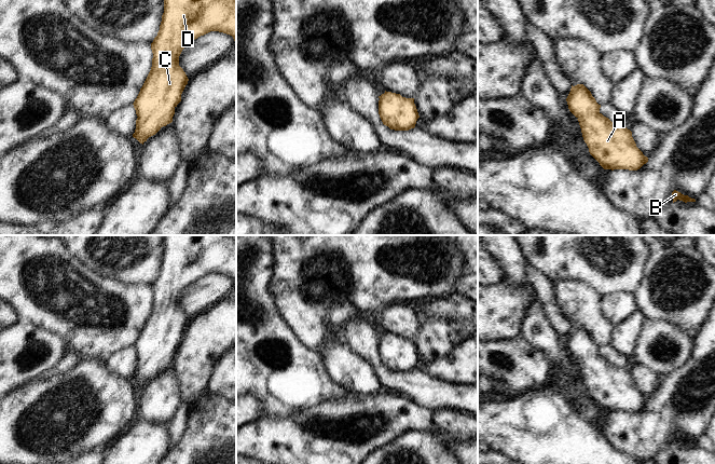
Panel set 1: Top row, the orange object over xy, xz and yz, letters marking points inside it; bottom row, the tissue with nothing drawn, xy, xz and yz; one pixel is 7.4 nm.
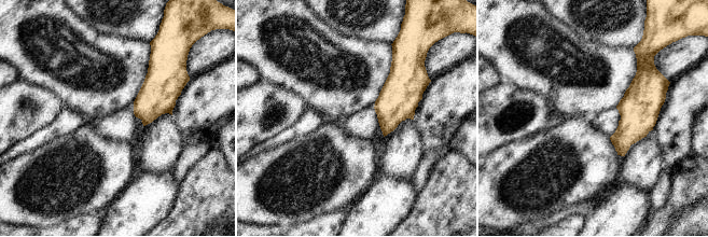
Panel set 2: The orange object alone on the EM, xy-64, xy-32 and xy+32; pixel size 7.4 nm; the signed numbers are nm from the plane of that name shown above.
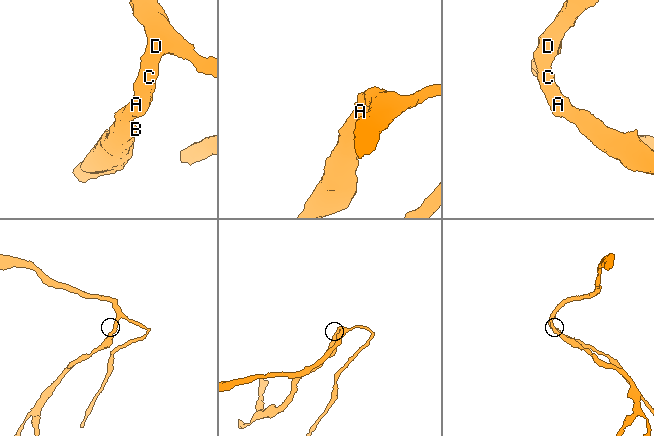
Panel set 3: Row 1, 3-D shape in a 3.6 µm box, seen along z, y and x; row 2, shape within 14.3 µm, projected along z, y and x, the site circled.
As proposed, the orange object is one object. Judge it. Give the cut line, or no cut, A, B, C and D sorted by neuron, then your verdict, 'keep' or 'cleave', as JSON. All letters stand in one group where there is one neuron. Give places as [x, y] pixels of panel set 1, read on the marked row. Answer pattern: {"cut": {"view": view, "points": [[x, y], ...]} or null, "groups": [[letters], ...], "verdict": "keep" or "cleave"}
{"cut": null, "groups": [["A", "B", "C", "D"]], "verdict": "keep"}

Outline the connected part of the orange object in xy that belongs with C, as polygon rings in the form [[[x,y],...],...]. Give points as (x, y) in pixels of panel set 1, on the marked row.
[[[164,0],[160,30],[151,43],[152,67],[133,104],[138,117],[133,137],[140,144],[173,122],[175,108],[189,81],[179,66],[179,56],[185,45],[210,31],[230,35],[236,42],[236,0]]]

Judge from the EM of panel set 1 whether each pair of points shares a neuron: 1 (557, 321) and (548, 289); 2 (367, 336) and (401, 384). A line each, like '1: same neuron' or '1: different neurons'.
1: same neuron
2: same neuron

